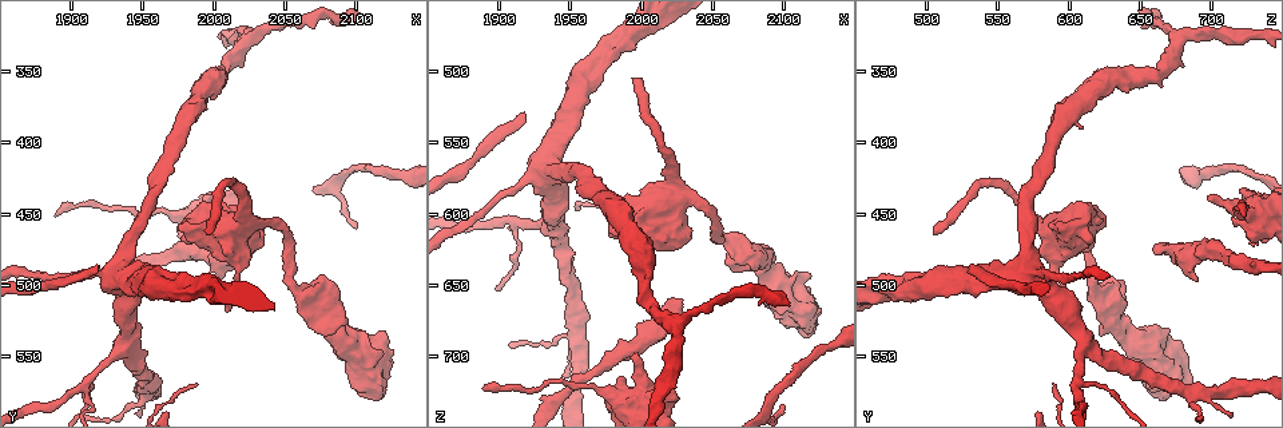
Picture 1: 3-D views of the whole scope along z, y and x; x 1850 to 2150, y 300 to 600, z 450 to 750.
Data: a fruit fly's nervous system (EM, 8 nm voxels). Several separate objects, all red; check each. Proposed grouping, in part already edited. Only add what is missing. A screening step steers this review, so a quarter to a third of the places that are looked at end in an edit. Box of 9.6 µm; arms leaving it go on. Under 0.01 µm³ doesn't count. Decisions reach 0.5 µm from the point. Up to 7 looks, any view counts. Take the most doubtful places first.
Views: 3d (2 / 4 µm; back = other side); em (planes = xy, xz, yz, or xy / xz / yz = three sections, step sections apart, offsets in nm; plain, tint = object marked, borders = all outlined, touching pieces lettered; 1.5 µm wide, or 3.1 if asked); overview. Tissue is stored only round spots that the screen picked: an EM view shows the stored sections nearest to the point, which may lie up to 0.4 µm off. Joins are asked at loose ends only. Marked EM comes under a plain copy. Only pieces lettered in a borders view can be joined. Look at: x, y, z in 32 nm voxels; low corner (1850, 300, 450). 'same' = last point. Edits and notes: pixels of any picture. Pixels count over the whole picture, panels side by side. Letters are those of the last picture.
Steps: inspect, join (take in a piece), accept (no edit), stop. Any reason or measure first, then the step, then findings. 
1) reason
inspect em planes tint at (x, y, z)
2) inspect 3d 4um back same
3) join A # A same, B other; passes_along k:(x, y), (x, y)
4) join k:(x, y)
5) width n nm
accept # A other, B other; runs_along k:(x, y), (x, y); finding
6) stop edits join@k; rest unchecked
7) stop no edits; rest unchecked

an open end
inspect 3d 2um back at (1918, 486, 532)

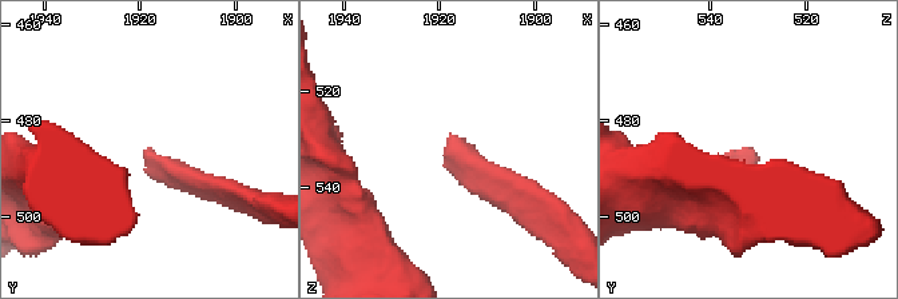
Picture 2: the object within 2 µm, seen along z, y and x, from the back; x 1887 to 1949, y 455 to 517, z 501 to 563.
need the tissue
inspect em xy step 4 borders at (1918, 486, 532)

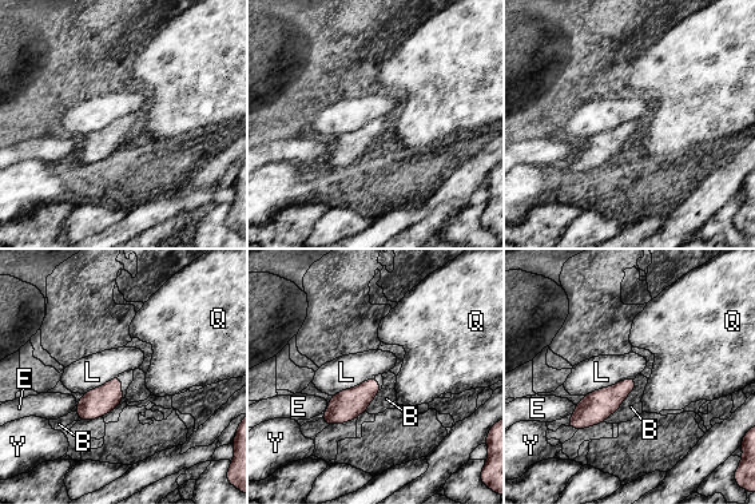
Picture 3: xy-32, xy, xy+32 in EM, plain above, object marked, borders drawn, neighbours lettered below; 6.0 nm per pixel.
join B # B same, E other, L other, Q other, Y other; passes_along 3:(596, 407), (623, 400), (631, 407); the neuron continues

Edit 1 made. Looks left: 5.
inspect overview

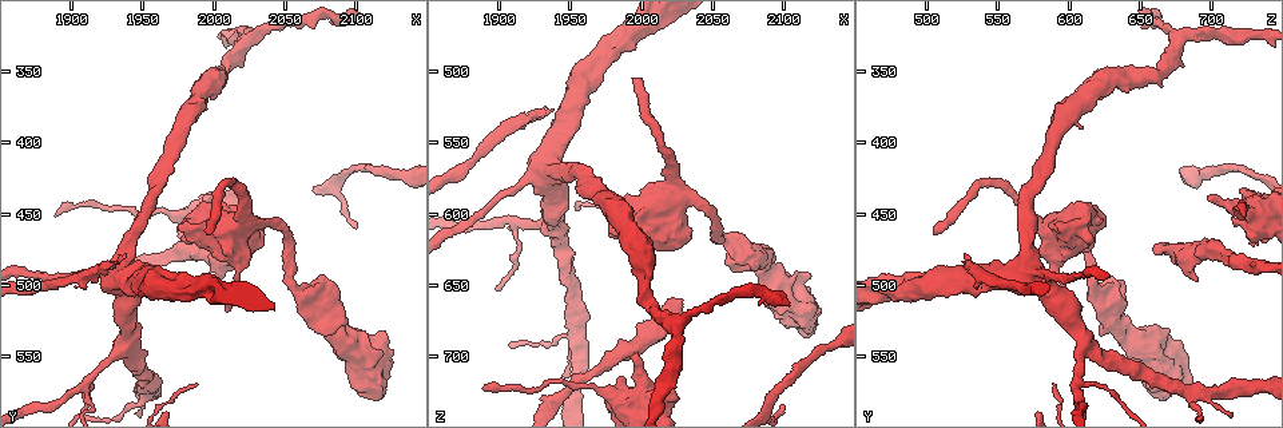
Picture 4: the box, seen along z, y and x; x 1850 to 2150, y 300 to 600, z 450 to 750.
branch stops here
inspect em planes borders at (2028, 472, 660)

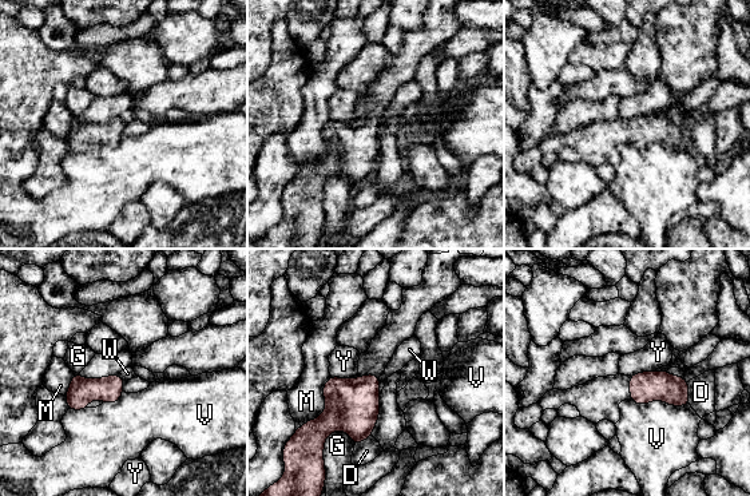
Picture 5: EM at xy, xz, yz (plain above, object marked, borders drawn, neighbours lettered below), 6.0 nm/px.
accept # D other, G other, M other, V other, W other, Y other; no lettered piece goes on from it

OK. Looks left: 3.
stops while still wide
inspect 3d 4um at (2116, 544, 642)

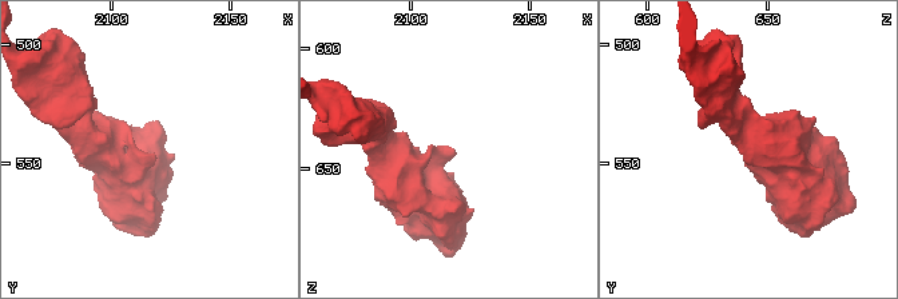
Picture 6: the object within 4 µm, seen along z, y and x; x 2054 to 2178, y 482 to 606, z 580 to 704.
now the EM
inspect em yz step 4 borders at (2118, 545, 642)

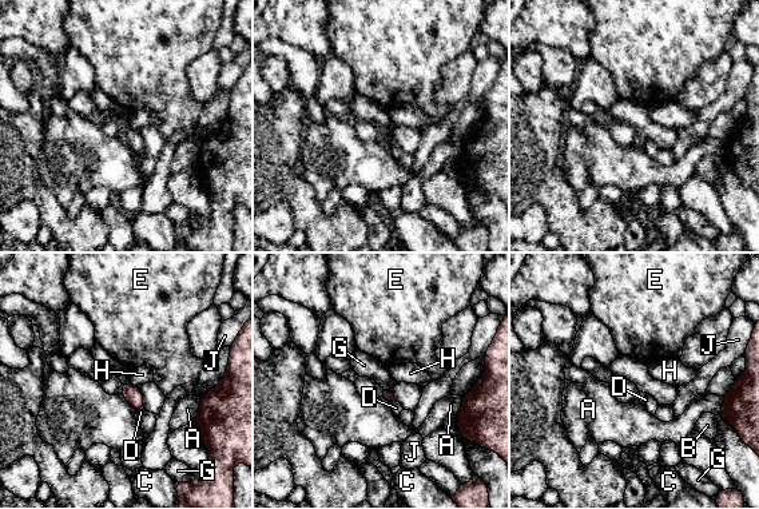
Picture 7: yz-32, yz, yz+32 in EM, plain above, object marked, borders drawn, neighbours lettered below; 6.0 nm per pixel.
longest_contact A 150 nm
accept # A other, B other, C other, D other, E other, G other, H other, J other; none of them fits

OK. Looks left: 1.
stop edits join@3; rest unchecked

